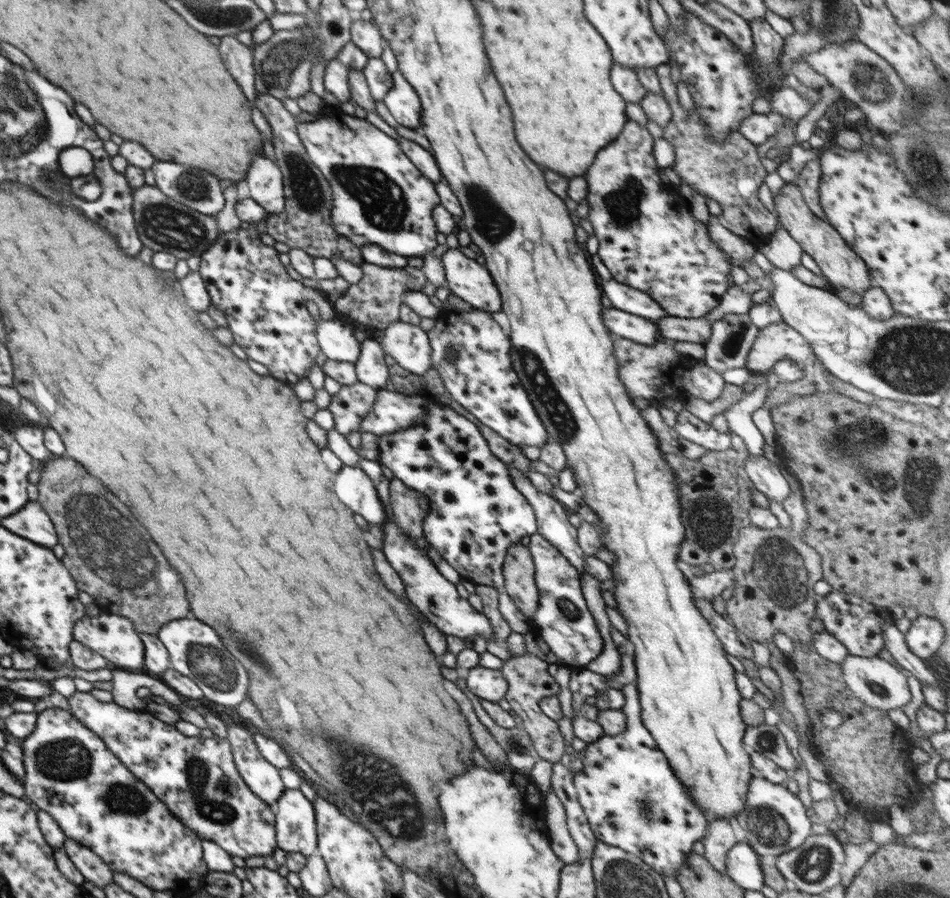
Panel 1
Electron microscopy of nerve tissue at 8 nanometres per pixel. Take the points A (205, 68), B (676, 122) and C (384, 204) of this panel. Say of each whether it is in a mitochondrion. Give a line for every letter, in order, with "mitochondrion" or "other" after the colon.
A: other
B: other
C: mitochondrion

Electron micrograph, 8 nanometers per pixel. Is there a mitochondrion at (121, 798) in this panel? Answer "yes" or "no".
yes

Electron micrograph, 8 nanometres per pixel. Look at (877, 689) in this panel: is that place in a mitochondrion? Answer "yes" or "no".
yes

